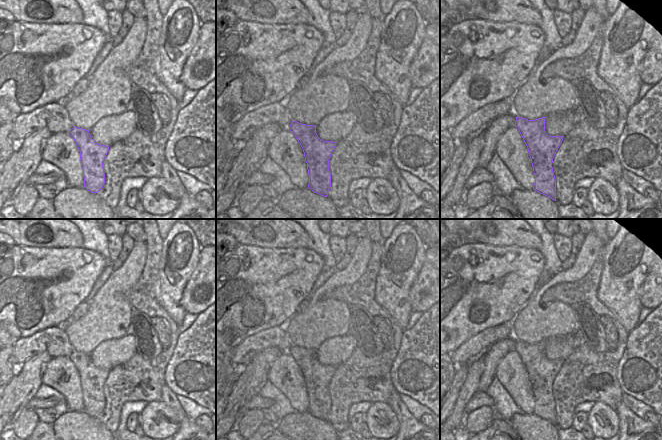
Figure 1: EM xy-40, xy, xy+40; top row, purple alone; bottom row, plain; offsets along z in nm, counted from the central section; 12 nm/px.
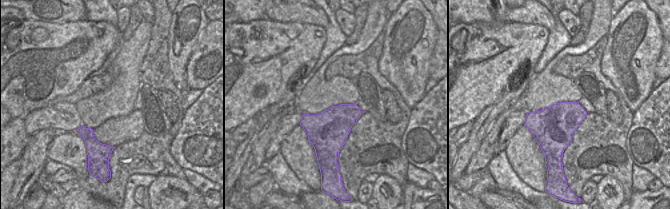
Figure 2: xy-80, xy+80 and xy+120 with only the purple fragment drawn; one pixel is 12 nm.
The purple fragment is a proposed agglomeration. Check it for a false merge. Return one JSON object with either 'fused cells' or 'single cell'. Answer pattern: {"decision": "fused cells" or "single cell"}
{"decision": "fused cells"}

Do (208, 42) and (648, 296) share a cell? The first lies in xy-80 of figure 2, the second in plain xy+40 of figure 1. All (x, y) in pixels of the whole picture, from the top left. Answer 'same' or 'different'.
same

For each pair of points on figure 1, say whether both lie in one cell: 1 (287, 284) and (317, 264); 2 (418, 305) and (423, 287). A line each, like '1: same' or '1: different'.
1: same
2: same

